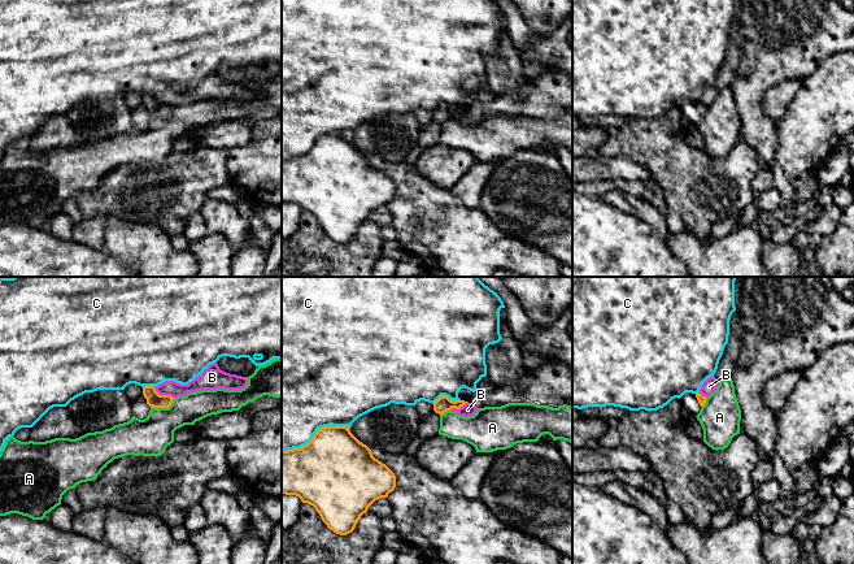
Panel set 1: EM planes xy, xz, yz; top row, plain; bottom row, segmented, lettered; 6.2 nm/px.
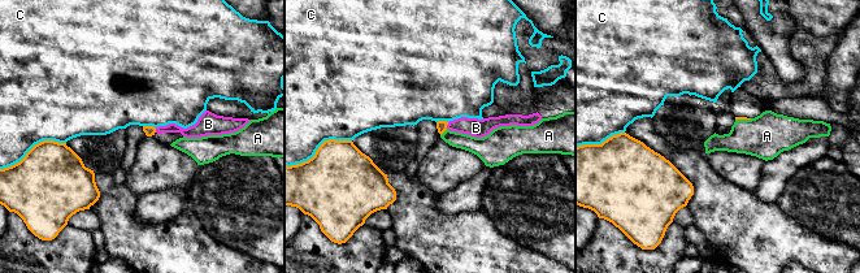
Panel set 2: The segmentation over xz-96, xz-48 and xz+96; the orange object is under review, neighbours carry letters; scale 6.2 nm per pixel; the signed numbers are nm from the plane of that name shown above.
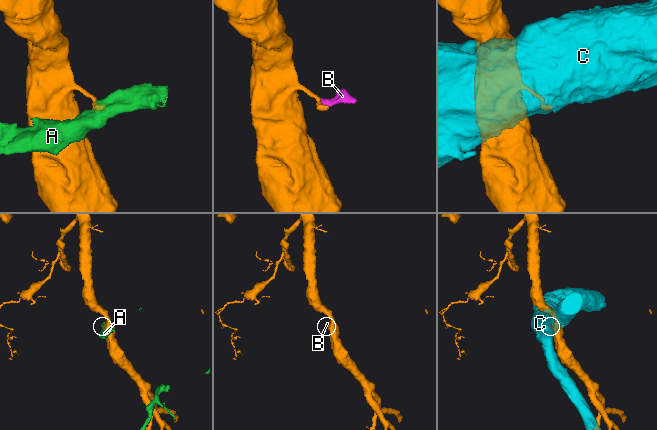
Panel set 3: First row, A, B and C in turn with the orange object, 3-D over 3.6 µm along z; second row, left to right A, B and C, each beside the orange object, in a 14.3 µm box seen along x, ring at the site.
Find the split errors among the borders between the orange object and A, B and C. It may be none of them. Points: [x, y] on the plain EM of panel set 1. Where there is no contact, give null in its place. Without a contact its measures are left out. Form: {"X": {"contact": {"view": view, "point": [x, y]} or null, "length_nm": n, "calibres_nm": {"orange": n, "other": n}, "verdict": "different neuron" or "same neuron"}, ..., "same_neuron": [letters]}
{"A": {"contact": {"view": "xy", "point": [164, 116]}, "length_nm": 170, "calibres_nm": {"orange": 100, "other": 240}, "verdict": "different neuron"}, "B": {"contact": {"view": "xy", "point": [164, 104]}, "length_nm": 150, "calibres_nm": {"orange": 100, "other": 100}, "verdict": "different neuron"}, "C": {"contact": {"view": "xz", "point": [314, 143]}, "length_nm": 440, "calibres_nm": {"orange": 460, "other": 500}, "verdict": "different neuron"}, "same_neuron": []}

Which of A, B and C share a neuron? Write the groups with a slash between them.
A / B / C

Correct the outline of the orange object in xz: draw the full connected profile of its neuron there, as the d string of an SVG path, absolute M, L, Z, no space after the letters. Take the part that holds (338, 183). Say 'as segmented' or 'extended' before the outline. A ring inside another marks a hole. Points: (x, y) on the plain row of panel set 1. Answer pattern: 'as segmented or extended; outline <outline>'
as segmented; outline M324 135L317 139L311 149L300 156L282 160L282 201L296 204L302 212L315 217L322 230L336 243L352 242L369 216L380 207L387 207L396 196L395 182L372 165L371 159L360 151L347 135Z

